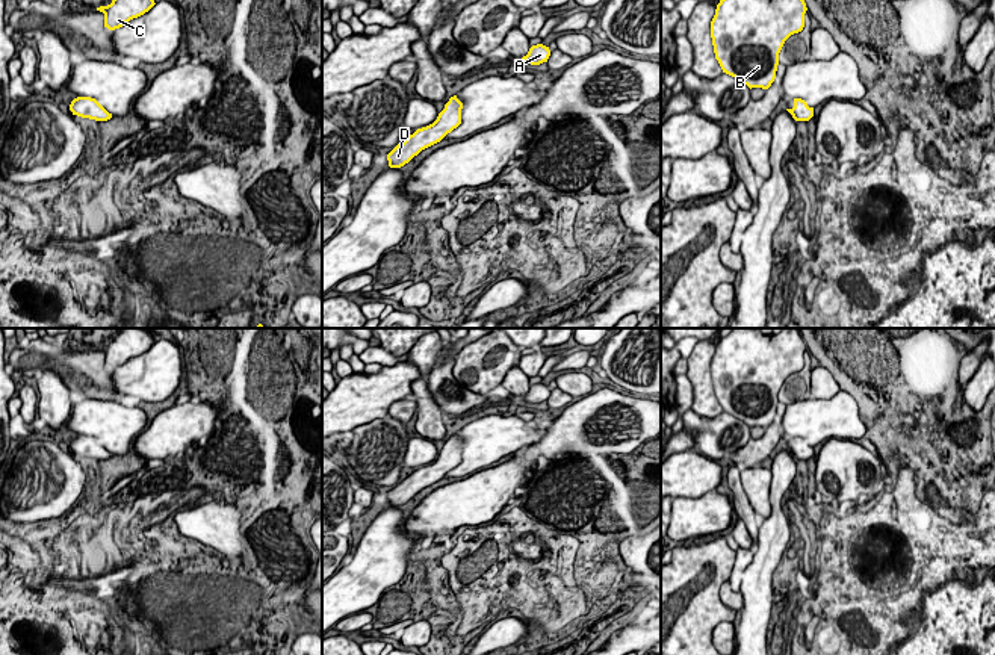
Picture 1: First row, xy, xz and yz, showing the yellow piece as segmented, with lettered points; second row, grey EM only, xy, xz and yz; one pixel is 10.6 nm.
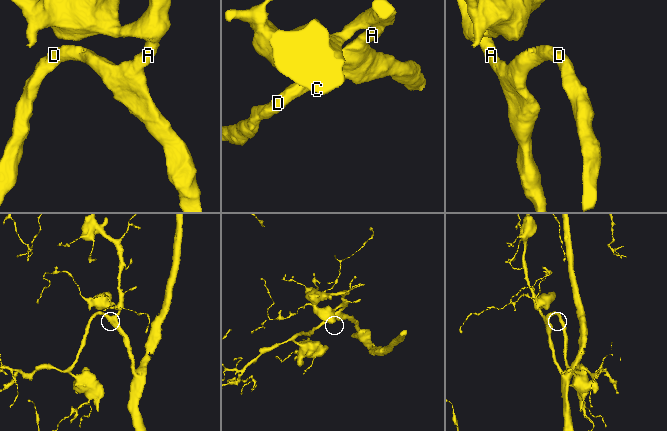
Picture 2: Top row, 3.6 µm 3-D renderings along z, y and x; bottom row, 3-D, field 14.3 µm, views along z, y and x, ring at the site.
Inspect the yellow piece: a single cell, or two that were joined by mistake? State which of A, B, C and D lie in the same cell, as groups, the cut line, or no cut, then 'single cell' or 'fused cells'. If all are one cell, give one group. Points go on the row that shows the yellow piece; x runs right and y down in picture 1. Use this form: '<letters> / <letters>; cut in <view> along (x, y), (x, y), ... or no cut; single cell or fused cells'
A B C D; no cut; single cell

